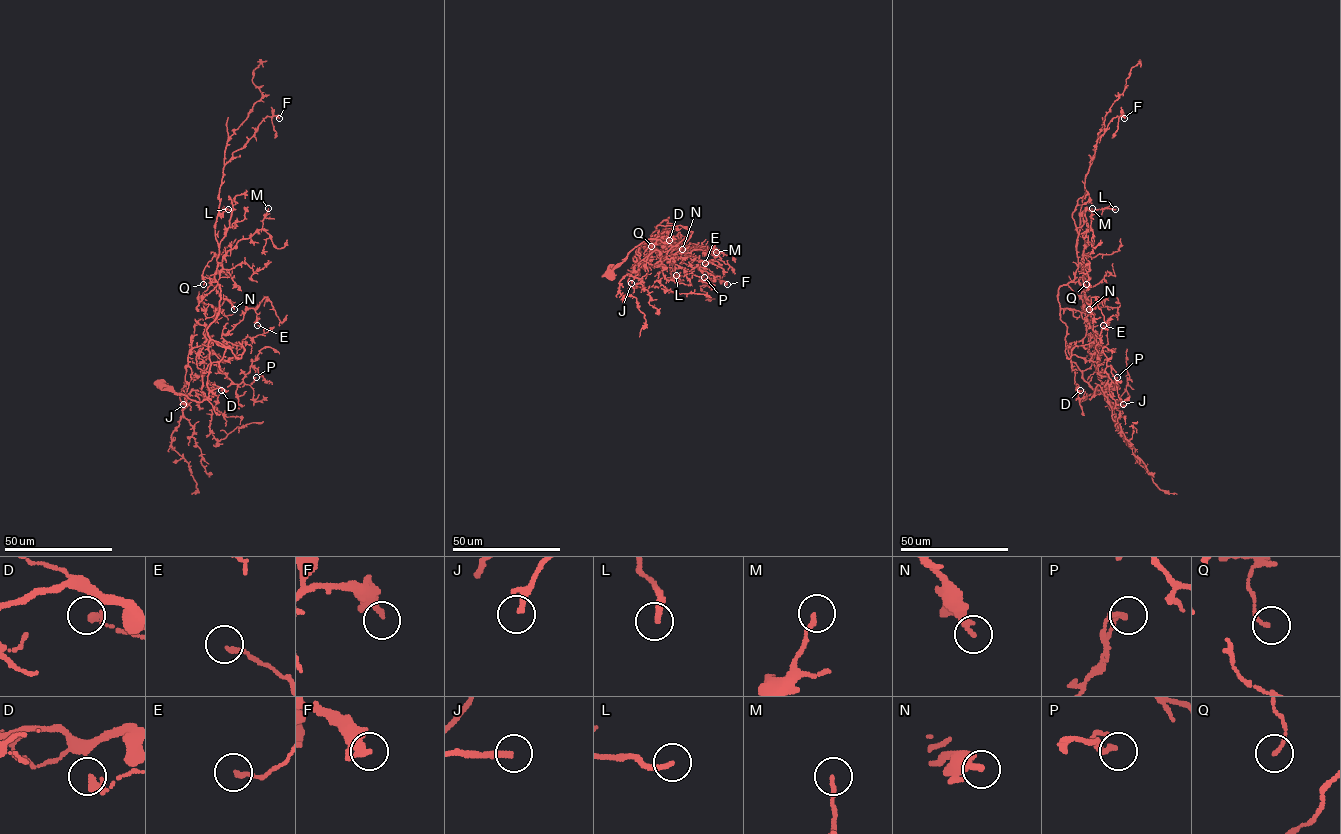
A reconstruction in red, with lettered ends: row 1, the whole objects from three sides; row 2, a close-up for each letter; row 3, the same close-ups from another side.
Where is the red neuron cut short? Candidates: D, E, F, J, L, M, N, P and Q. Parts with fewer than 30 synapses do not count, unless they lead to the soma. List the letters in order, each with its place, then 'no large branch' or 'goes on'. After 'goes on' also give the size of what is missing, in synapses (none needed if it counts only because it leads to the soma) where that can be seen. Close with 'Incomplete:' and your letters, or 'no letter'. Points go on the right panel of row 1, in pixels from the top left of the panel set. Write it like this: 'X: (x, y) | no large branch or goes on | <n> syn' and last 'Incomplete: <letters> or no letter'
D: (1080, 390) | no large branch
E: (1103, 325) | no large branch
F: (1124, 118) | no large branch
J: (1123, 404) | no large branch
L: (1115, 209) | no large branch
M: (1092, 208) | no large branch
N: (1089, 309) | no large branch
P: (1117, 377) | no large branch
Q: (1086, 284) | no large branch
Incomplete: no letter

